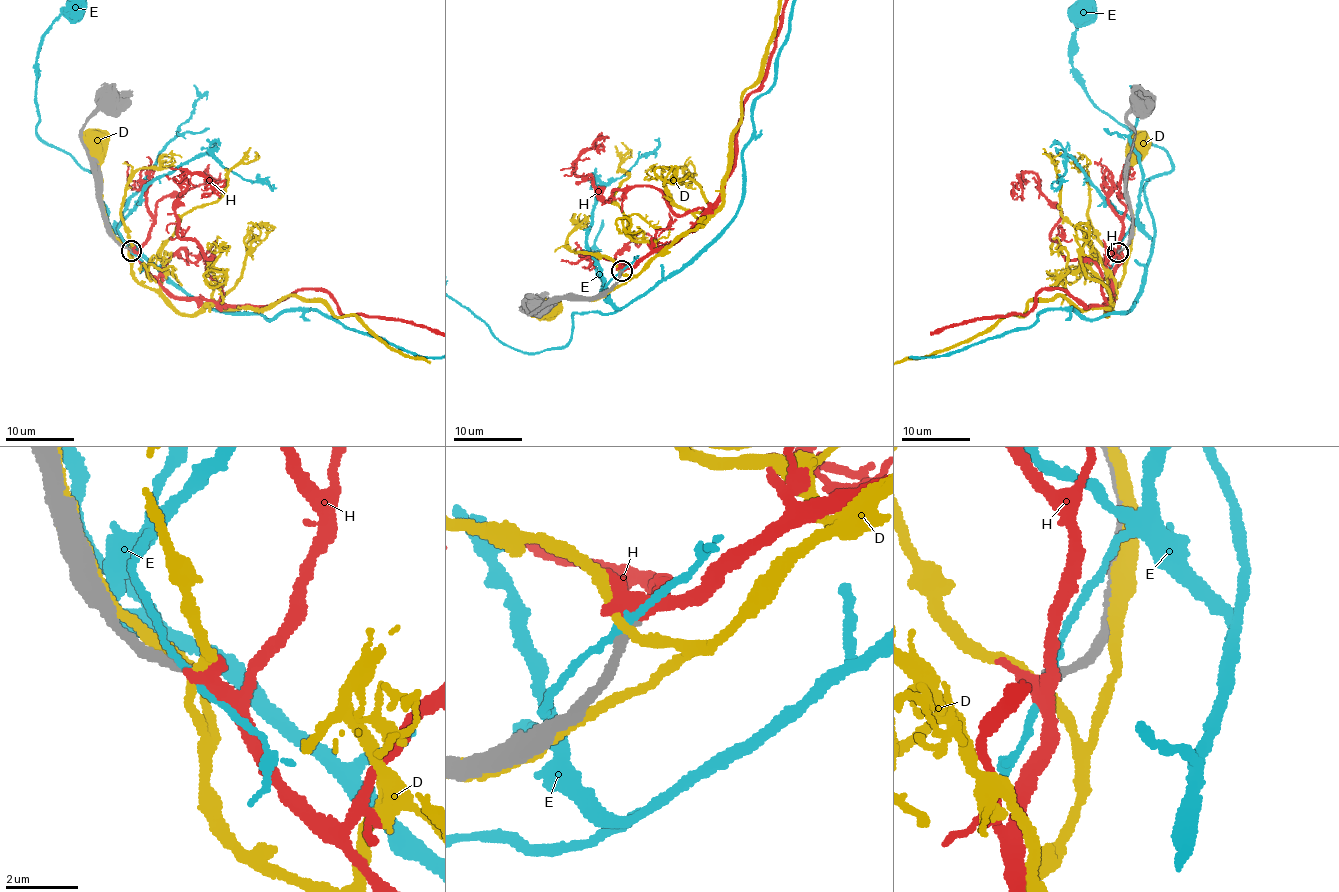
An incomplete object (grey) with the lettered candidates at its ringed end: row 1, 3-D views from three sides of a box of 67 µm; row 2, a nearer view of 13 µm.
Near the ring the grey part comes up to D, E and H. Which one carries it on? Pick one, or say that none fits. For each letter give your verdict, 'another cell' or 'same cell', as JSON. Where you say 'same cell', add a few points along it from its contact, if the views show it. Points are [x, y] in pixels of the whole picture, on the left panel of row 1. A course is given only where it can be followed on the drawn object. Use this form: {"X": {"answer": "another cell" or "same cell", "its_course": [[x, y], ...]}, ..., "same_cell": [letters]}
{"D": {"answer": "another cell"}, "E": {"answer": "another cell"}, "H": {"answer": "same cell"}, "same_cell": ["H"]}

